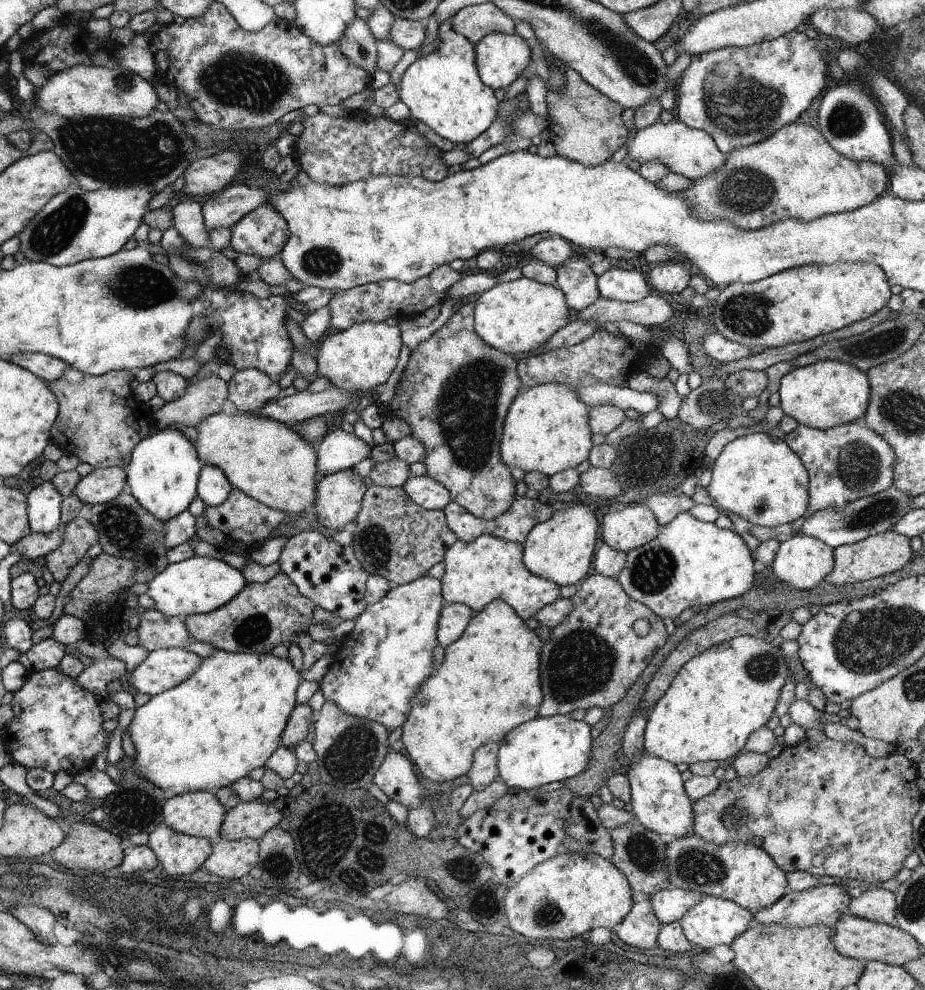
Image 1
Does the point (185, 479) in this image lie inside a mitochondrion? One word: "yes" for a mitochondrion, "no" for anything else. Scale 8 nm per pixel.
no

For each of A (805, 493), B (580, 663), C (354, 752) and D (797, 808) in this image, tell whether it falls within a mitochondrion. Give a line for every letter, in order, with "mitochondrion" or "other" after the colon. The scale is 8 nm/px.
A: other
B: mitochondrion
C: mitochondrion
D: other

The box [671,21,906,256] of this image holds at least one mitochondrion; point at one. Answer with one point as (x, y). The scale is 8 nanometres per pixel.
(742, 107)

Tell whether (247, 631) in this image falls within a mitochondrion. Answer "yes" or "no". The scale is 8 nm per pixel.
yes

